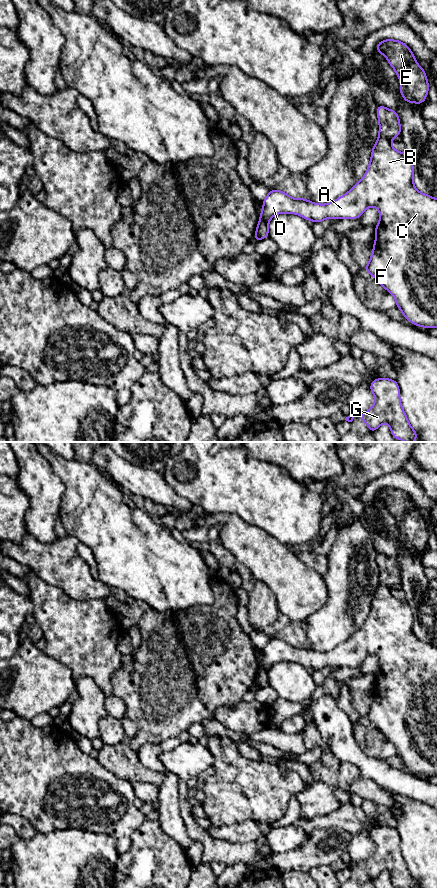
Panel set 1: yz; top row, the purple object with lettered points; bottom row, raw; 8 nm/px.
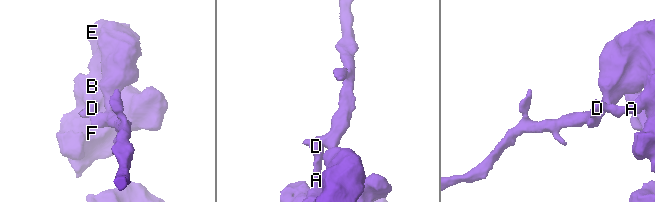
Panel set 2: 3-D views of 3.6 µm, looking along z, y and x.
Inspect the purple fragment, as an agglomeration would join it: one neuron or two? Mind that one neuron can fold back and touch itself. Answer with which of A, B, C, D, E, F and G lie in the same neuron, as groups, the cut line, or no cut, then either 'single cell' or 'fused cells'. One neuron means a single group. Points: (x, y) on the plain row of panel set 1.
A B C D F G / E; cut in yz along (379, 584), (389, 588); fused cells

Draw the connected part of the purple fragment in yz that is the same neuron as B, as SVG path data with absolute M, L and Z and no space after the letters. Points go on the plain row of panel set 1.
M379 585L365 623L349 640L322 653L270 638L262 651L260 666L269 670L279 661L291 661L314 671L328 666L358 667L368 655L376 654L380 668L375 675L373 700L364 718L394 744L396 754L408 769L419 775L437 776L437 647L415 636L413 621L410 605L396 599L389 587Z

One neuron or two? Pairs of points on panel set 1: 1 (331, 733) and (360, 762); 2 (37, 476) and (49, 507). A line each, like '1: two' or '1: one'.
1: one
2: one

